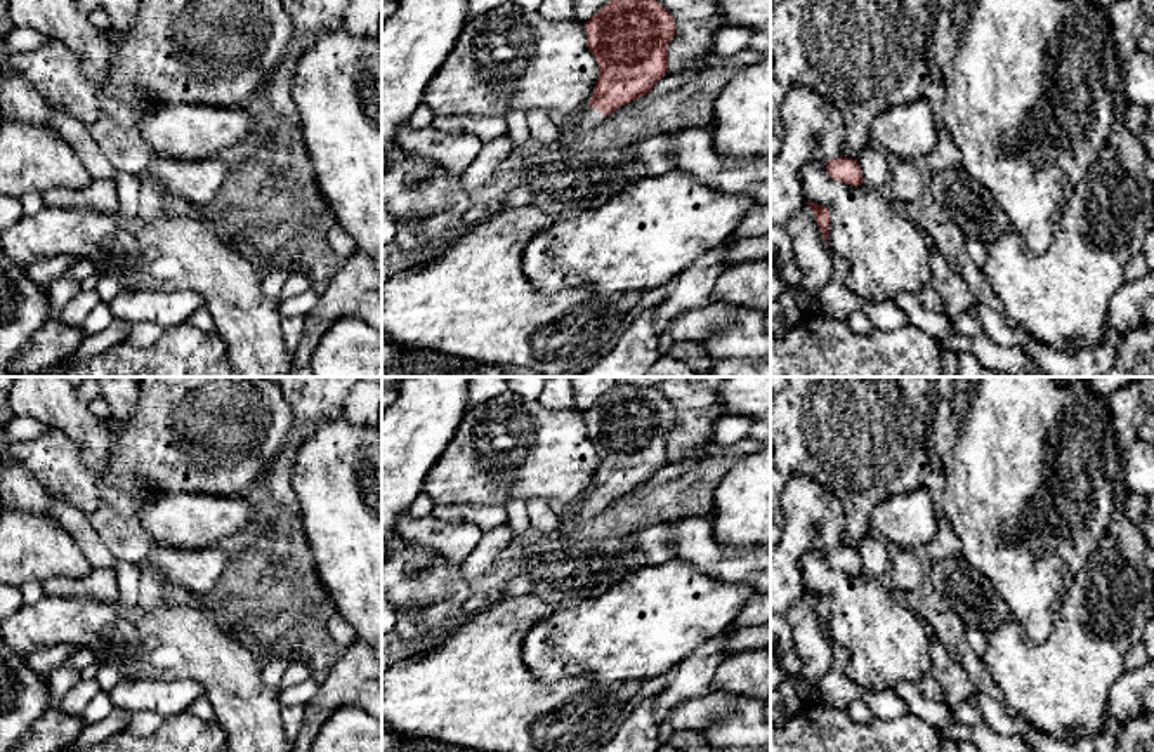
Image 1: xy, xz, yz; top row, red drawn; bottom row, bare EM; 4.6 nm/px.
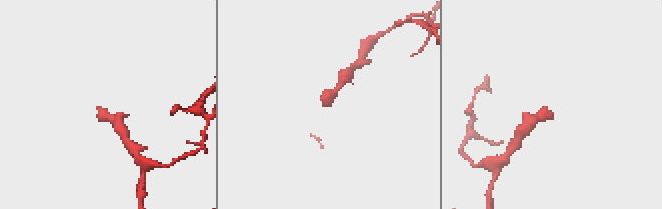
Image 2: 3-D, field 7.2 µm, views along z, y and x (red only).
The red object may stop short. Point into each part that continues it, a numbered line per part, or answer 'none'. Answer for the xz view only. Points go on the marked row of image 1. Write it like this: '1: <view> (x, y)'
1: xz (589, 118)

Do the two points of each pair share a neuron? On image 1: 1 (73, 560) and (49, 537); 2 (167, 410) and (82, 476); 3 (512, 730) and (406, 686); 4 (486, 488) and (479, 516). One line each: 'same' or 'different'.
1: same
2: same
3: same
4: different

